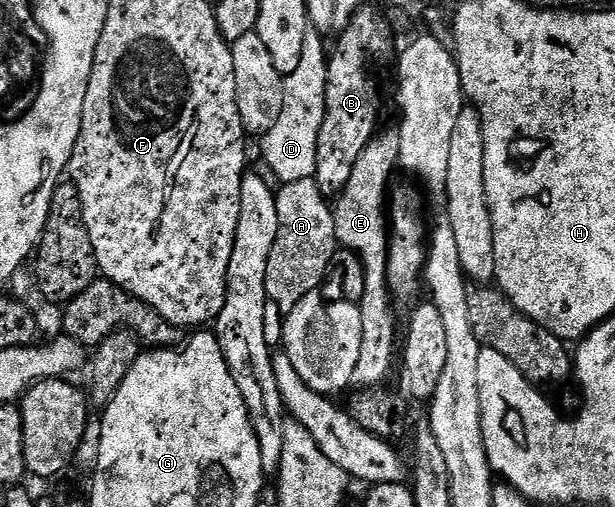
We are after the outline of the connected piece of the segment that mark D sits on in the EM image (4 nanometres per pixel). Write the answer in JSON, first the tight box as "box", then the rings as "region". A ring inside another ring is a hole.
{"box":[262,25,328,185],"region":[[[310,25],[303,40],[303,54],[299,65],[283,80],[283,109],[275,127],[262,135],[263,158],[271,167],[278,183],[285,185],[296,180],[314,177],[317,172],[319,129],[326,115],[326,72],[328,70],[327,48],[322,33]]]}

